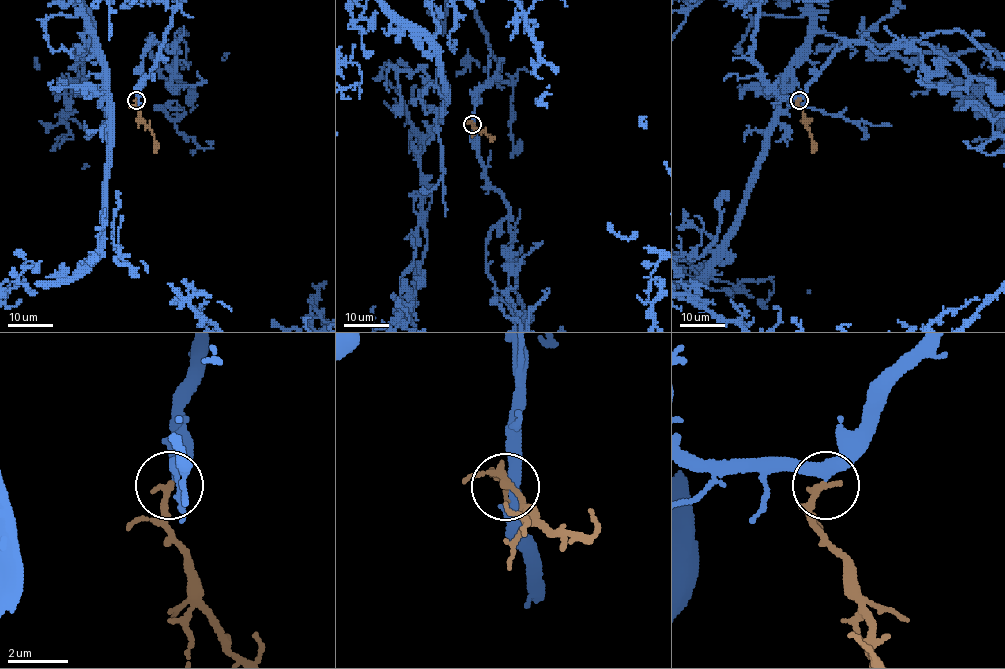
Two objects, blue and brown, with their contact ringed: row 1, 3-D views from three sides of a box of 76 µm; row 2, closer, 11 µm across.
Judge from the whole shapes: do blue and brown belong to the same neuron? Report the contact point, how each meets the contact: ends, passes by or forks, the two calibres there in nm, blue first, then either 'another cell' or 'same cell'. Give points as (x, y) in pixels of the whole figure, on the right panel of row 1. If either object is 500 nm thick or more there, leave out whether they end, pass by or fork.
at (799, 100); blue passes by; brown ends there; 380 nm thick on the blue side, 240 nm on the other; same cell

